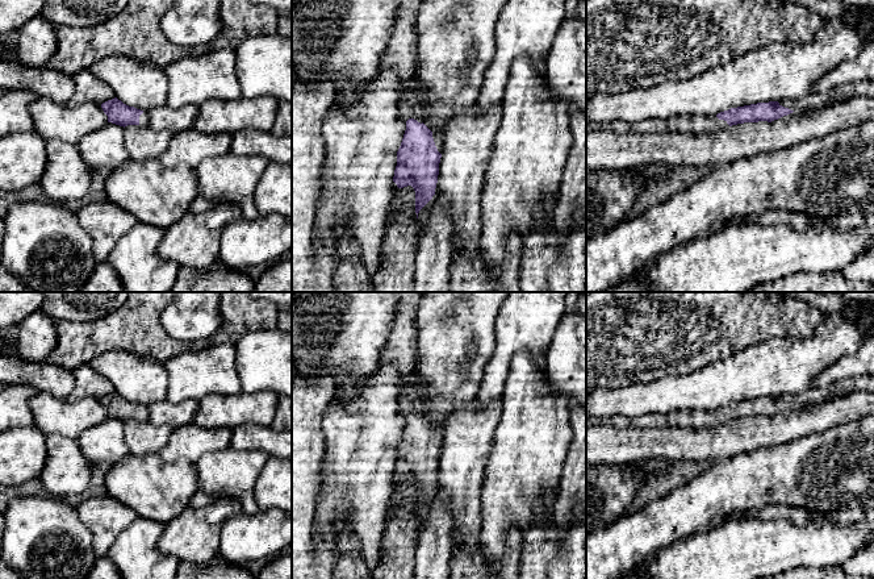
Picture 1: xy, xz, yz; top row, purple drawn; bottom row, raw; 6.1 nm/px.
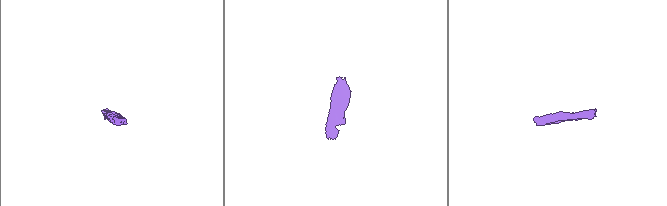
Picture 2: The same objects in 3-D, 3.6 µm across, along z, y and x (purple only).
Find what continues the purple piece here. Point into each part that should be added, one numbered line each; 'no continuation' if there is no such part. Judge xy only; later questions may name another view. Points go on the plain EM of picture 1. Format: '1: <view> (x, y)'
1: xy (143, 413)

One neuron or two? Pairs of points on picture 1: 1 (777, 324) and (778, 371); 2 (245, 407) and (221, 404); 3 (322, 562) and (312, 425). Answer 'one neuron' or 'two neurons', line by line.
1: two neurons
2: one neuron
3: one neuron

